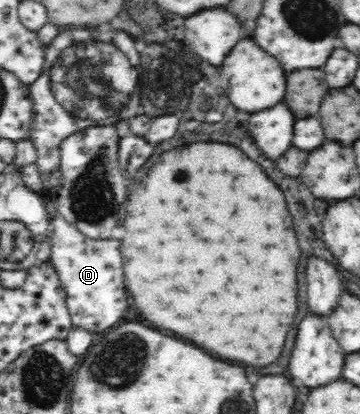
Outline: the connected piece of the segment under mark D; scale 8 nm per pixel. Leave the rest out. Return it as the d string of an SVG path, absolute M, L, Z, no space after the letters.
M55 213L44 233L49 238L49 262L65 290L65 301L72 314L72 327L81 328L93 336L116 327L127 311L127 291L123 281L123 257L119 251L121 241L117 239L90 238L72 227L65 218Z

